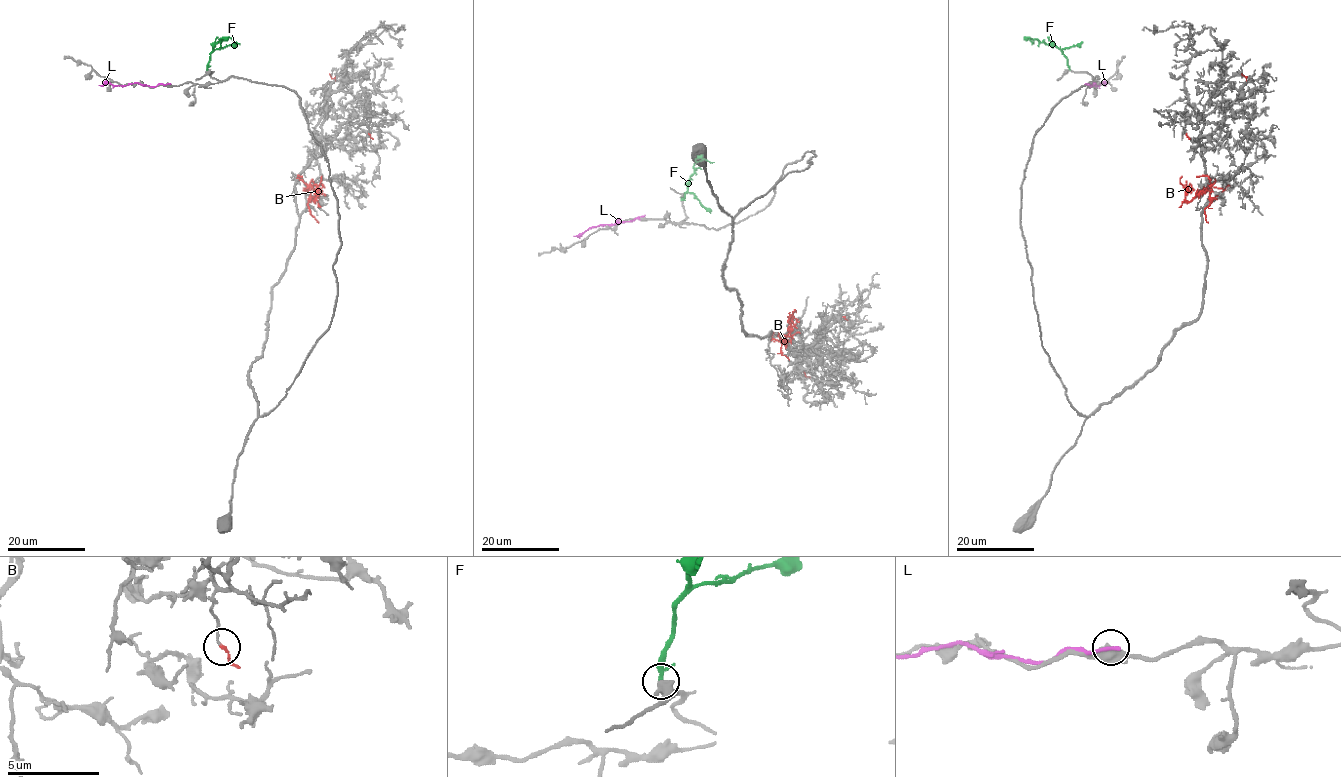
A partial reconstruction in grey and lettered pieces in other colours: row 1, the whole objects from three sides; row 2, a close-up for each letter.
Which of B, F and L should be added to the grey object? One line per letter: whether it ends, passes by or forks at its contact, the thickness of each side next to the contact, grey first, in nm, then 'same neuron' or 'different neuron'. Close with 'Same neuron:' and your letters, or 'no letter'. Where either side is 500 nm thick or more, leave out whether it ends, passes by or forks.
B: it ends; calibres 100 and 130 nm; different neuron
F: it passes by; calibres 360 and 170 nm; different neuron
L: it ends; calibres 480 and 240 nm; different neuron
Same neuron: no letter

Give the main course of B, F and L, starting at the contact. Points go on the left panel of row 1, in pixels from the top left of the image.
B: (369, 134), (370, 138), (321, 176), (314, 201), (315, 191), (311, 187), (309, 188), (310, 213), (318, 223)
F: (207, 70), (209, 57), (219, 39), (231, 37), (239, 44)
L: (168, 83), (156, 86), (136, 83), (99, 85)

